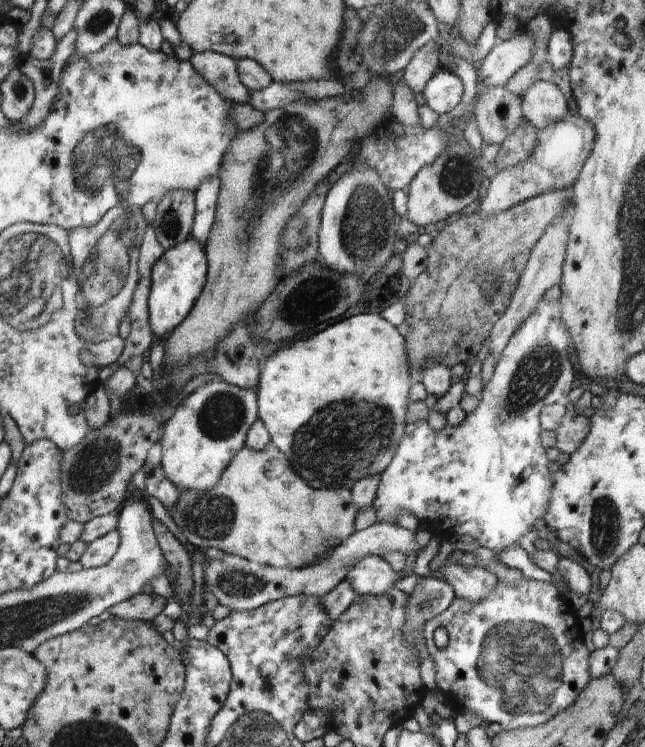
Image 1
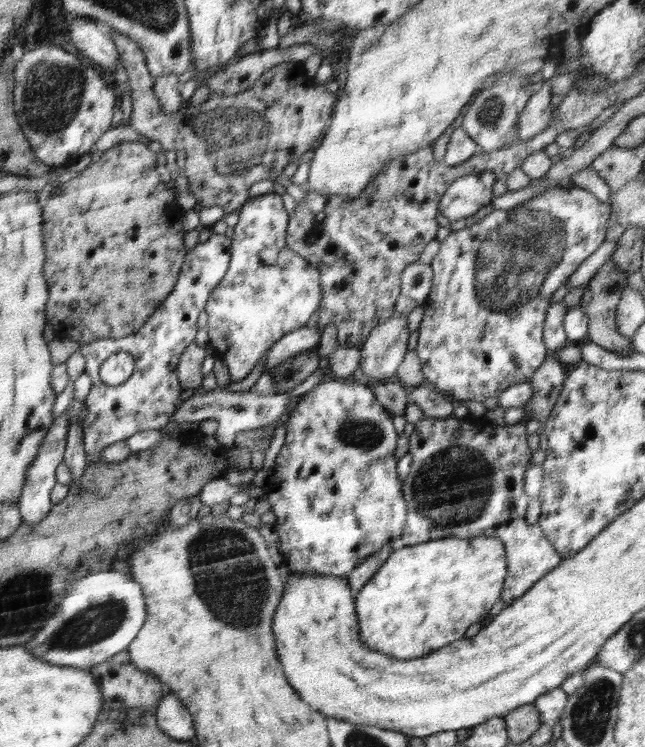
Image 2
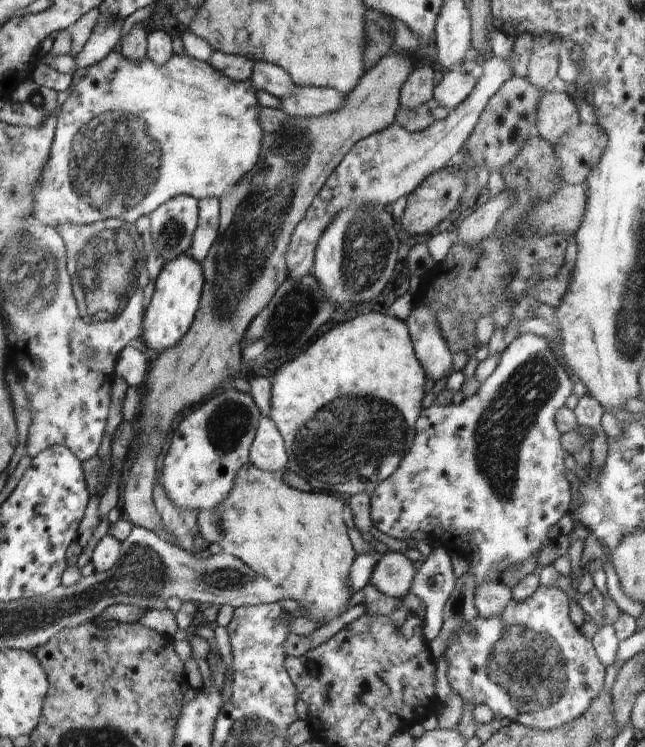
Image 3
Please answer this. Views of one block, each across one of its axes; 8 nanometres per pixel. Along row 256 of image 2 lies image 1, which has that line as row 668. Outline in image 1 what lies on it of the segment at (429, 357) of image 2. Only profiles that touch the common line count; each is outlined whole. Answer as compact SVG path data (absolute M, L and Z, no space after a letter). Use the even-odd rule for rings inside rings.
M522 577L516 585L508 585L503 581L498 581L494 589L492 589L482 600L472 602L456 596L452 604L444 611L431 618L423 626L423 636L426 641L427 652L434 661L436 669L436 679L438 689L444 693L445 703L449 705L455 714L458 712L474 713L483 721L500 724L504 731L515 731L516 729L526 729L527 727L535 727L544 724L550 720L555 714L566 710L582 692L582 689L588 684L591 678L589 675L589 656L583 642L583 630L580 625L580 618L577 611L570 603L564 593L561 593L557 586L552 582L535 581L526 577ZM440 626L444 627L448 635L448 644L445 648L438 648L434 643L434 630Z

